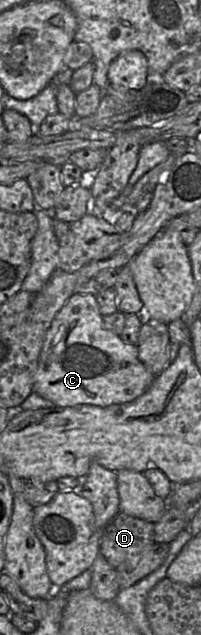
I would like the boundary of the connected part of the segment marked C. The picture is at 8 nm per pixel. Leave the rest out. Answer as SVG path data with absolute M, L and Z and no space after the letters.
M73 294L64 304L61 310L56 314L50 328L46 332L43 346L40 352L38 367L34 376L33 391L44 399L51 401L55 407L70 407L79 404L90 404L100 407L106 407L113 404L122 404L133 401L141 396L152 384L155 375L152 374L138 358L138 347L135 344L125 343L119 335L105 329L103 316L100 313L97 298L93 294Z

